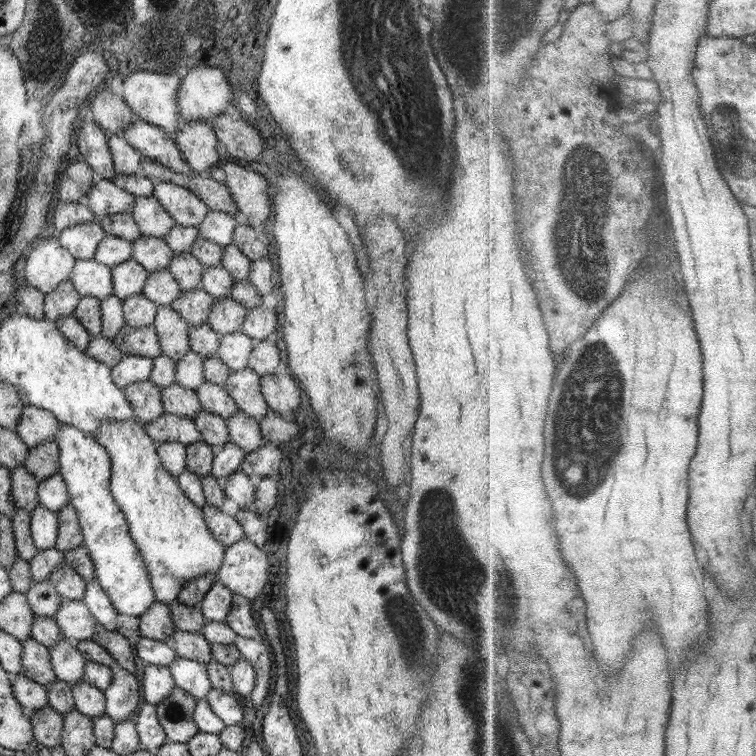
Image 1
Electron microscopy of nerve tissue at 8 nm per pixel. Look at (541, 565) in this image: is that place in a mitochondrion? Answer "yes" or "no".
no

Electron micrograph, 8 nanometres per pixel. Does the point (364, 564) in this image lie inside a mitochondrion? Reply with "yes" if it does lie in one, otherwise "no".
no

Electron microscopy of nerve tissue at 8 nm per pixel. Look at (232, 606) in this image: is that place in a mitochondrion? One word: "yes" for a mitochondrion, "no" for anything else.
no

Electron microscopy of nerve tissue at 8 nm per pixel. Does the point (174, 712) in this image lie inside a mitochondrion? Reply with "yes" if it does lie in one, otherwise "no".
yes

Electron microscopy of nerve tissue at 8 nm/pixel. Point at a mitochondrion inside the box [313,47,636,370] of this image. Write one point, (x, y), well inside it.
(578, 258)

